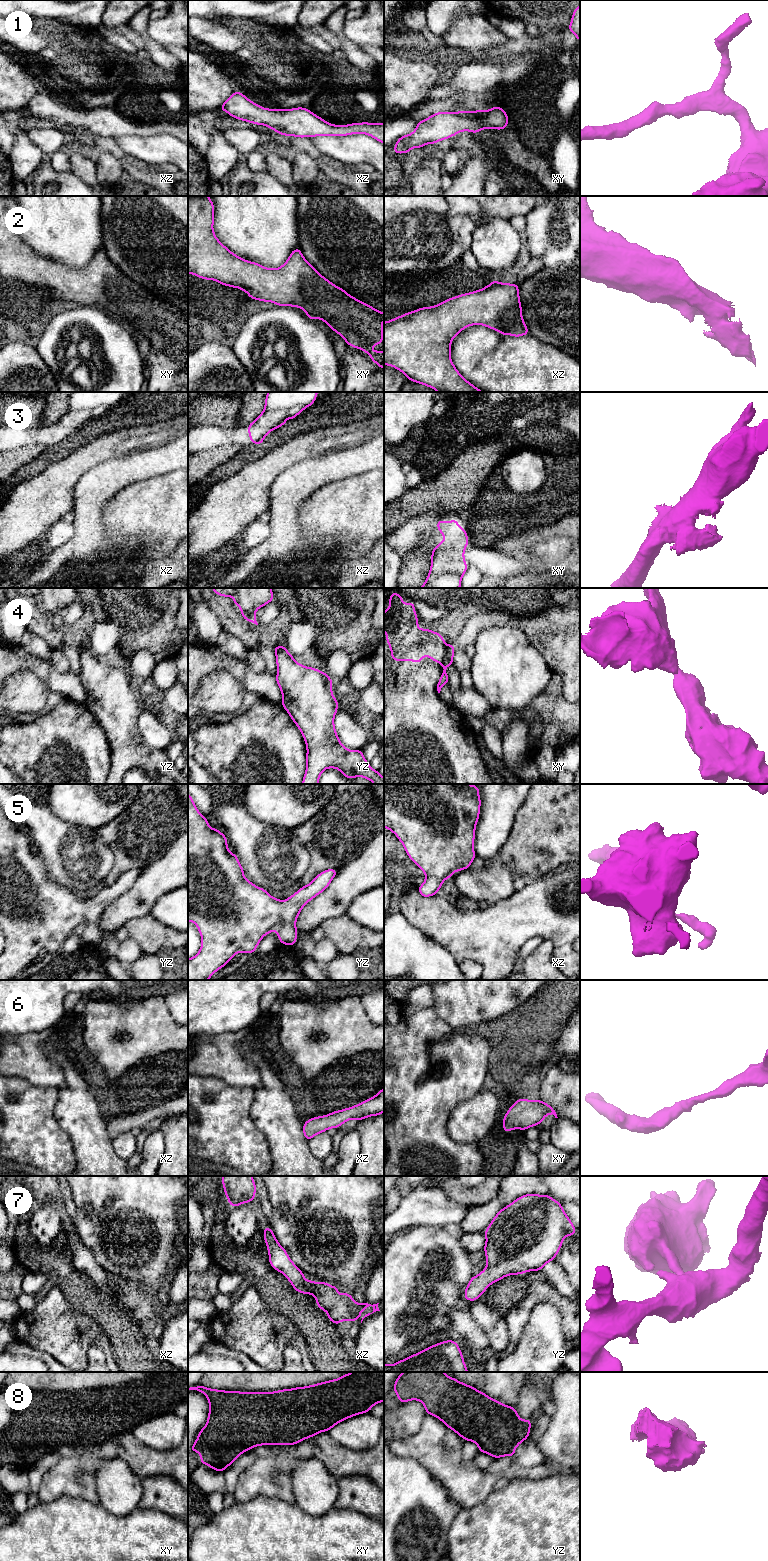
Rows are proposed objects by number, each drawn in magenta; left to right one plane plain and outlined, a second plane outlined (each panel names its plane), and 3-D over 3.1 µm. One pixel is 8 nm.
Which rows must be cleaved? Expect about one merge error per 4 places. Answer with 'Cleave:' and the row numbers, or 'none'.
Cleave: 4

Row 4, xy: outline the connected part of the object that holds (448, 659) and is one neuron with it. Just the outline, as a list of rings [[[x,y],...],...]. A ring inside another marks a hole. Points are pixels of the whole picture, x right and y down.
[[[453,644],[447,645],[446,655],[445,655],[445,657],[443,659],[443,663],[442,663],[443,672],[442,672],[440,680],[437,684],[438,693],[440,693],[443,685],[449,682],[449,678],[448,678],[448,675],[447,675],[447,672],[446,672],[446,668],[449,665],[453,665],[454,651],[455,651],[455,647],[454,647]]]

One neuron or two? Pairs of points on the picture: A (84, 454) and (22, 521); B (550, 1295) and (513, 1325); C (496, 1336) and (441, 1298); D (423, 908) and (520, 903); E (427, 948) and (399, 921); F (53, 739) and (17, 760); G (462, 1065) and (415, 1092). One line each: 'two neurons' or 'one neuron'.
A: one neuron
B: one neuron
C: one neuron
D: one neuron
E: one neuron
F: one neuron
G: one neuron

